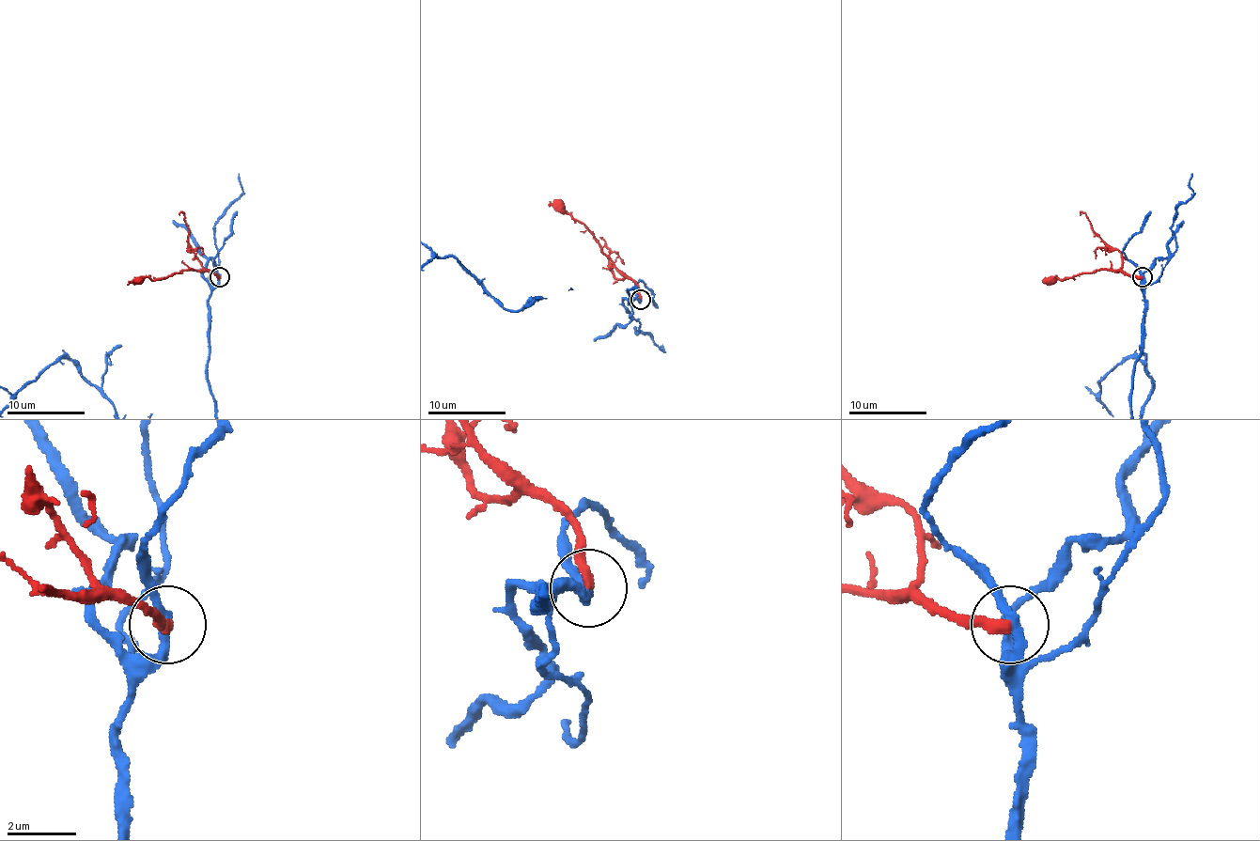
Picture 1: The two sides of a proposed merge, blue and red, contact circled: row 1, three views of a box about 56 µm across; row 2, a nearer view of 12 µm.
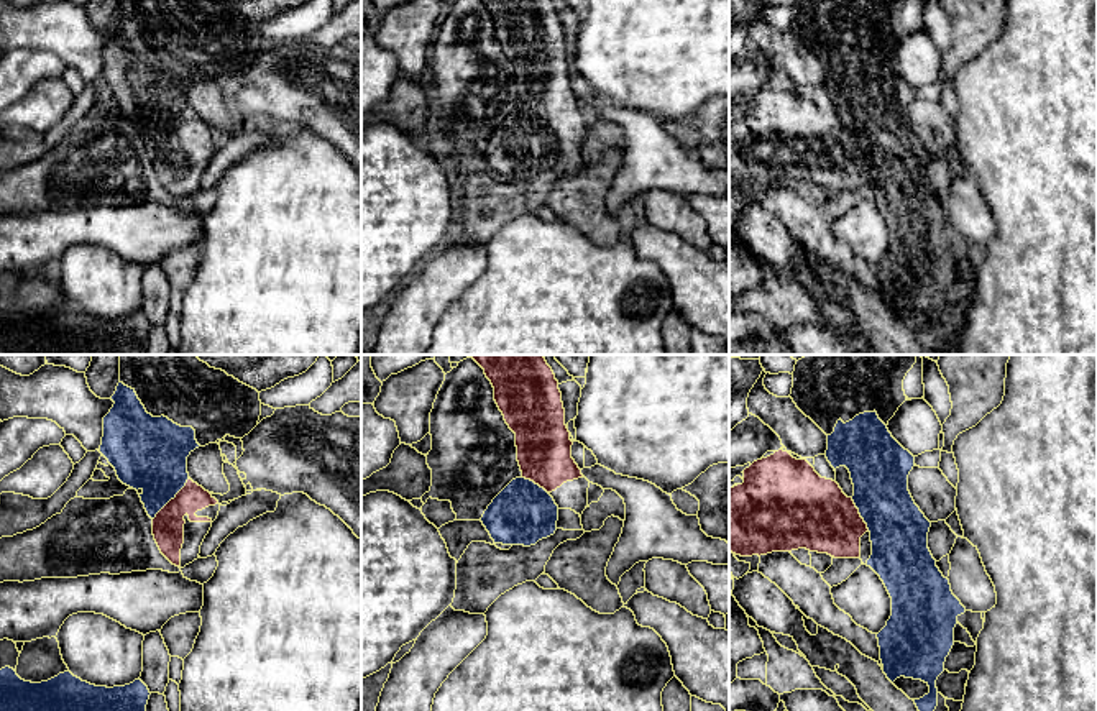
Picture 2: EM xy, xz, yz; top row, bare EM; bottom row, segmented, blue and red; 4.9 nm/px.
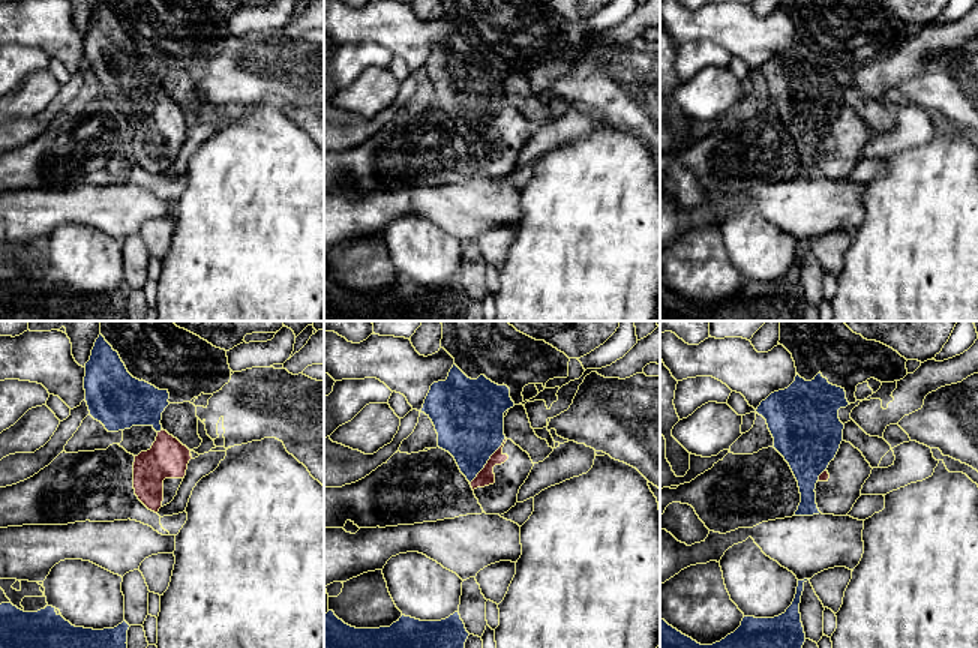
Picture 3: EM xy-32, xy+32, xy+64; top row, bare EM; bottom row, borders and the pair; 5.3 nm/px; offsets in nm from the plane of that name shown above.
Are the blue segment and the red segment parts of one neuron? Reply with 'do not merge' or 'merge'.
do not merge

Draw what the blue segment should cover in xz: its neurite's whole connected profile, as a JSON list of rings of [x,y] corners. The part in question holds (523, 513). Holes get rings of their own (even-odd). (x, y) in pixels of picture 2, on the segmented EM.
[[[512,479],[488,506],[481,522],[494,544],[535,545],[555,534],[558,506],[539,484]]]

